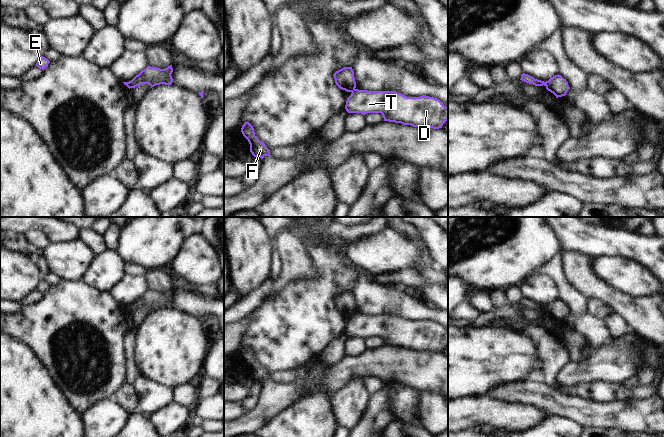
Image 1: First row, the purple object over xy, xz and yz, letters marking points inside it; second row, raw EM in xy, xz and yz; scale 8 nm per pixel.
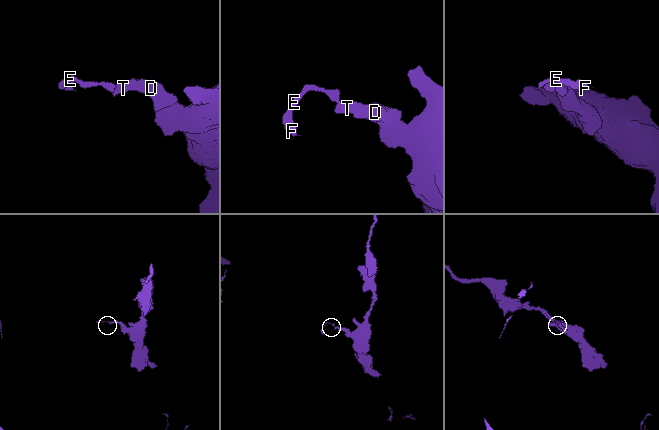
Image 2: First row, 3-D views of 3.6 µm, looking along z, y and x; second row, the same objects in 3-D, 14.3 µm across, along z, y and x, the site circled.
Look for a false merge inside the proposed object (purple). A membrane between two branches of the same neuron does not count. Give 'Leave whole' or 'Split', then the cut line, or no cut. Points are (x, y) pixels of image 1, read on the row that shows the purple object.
Split. Split along xz (355, 89), (351, 91).

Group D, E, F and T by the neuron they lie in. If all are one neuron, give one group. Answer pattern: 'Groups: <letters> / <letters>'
Groups: D T / E F.

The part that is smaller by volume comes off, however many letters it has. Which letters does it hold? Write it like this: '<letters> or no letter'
E, F

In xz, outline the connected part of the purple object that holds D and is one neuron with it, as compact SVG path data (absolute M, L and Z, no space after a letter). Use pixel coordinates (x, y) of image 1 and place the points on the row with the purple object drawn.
M355 89L347 98L348 113L381 113L384 121L413 127L442 128L448 120L448 108L434 97L407 97L396 91Z

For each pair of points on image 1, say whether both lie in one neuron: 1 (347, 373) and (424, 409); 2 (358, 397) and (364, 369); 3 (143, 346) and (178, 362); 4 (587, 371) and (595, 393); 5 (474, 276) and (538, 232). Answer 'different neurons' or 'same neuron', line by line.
1: different neurons
2: different neurons
3: same neuron
4: different neurons
5: same neuron

